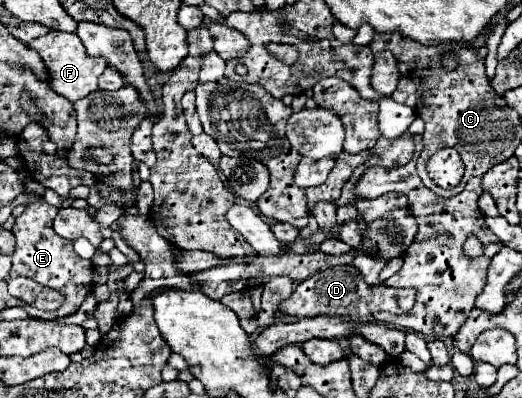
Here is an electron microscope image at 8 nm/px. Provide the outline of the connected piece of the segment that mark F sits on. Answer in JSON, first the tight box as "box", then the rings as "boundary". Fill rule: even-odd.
{"box":[29,30,107,102],"boundary":[[[51,30],[49,34],[29,42],[29,48],[33,48],[41,56],[41,60],[45,62],[51,90],[61,94],[69,102],[77,102],[77,100],[89,96],[91,92],[95,92],[97,90],[97,80],[103,74],[103,70],[107,68],[107,62],[103,58],[87,56],[85,46],[83,46],[83,42],[79,40],[77,34]]]}

